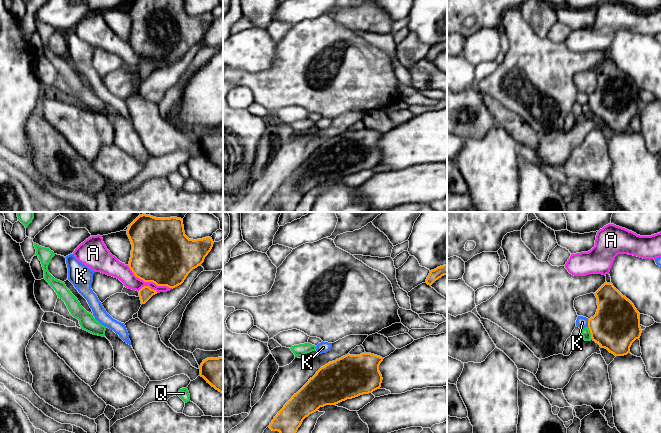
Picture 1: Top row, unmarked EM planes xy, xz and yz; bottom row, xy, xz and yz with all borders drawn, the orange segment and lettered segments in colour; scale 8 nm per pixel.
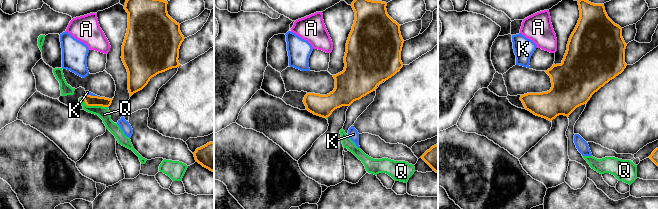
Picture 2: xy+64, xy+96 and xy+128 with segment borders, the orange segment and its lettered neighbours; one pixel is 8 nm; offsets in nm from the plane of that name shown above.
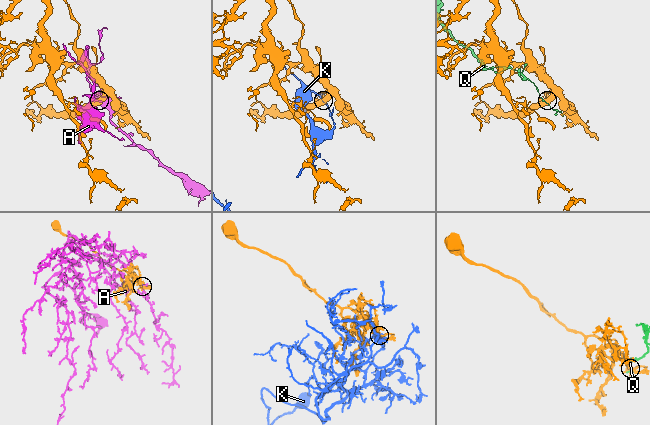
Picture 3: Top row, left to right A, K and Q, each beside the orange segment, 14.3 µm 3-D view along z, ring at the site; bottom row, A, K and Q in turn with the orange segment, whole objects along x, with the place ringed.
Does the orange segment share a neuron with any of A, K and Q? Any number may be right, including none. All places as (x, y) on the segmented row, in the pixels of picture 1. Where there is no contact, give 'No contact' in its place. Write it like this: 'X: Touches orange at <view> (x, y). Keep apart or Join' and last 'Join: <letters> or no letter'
A: Touches orange at xy (149, 281). Keep apart
K: Touches orange at yz (588, 323). Keep apart
Q: Touches orange at yz (590, 332). Keep apart
Join: no letter

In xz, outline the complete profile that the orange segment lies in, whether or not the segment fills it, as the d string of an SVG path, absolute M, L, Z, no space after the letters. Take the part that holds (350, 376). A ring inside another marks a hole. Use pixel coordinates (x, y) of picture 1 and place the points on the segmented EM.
M347 354L321 367L284 405L269 425L272 431L296 433L303 420L320 407L380 389L379 365L384 358L371 354Z

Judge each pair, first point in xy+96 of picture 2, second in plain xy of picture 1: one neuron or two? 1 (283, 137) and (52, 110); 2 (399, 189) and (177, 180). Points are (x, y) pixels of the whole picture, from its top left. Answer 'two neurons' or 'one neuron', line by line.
1: one neuron
2: two neurons

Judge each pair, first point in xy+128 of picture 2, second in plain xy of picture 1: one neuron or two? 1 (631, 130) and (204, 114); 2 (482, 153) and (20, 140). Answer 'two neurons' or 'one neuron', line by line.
1: one neuron
2: two neurons

